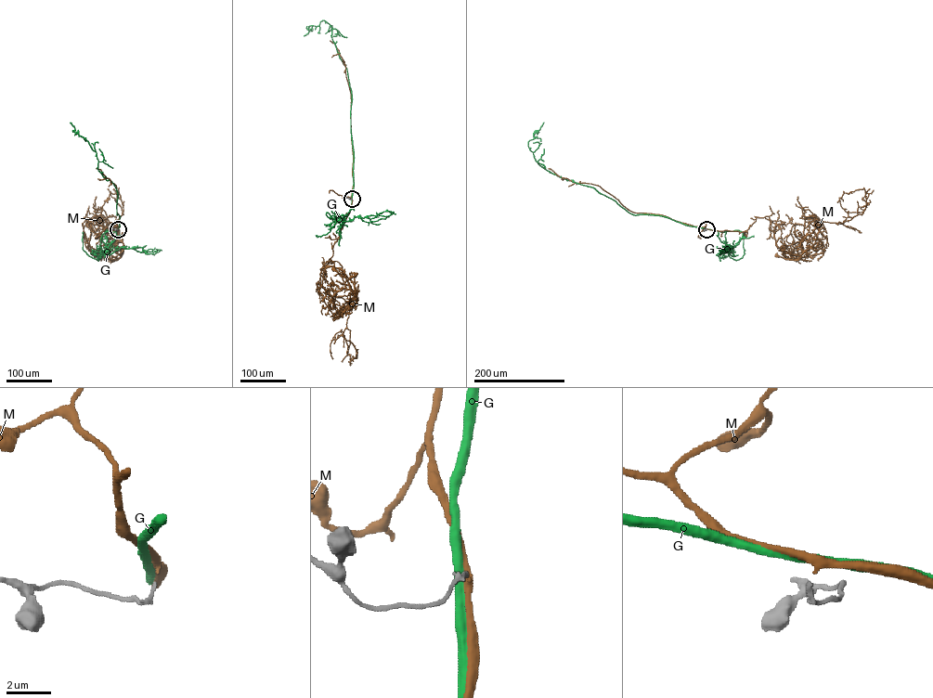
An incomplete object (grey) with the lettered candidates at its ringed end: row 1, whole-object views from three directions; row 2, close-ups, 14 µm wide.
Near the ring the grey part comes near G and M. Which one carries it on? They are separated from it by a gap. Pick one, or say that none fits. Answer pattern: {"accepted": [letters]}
{"accepted": ["M"]}

